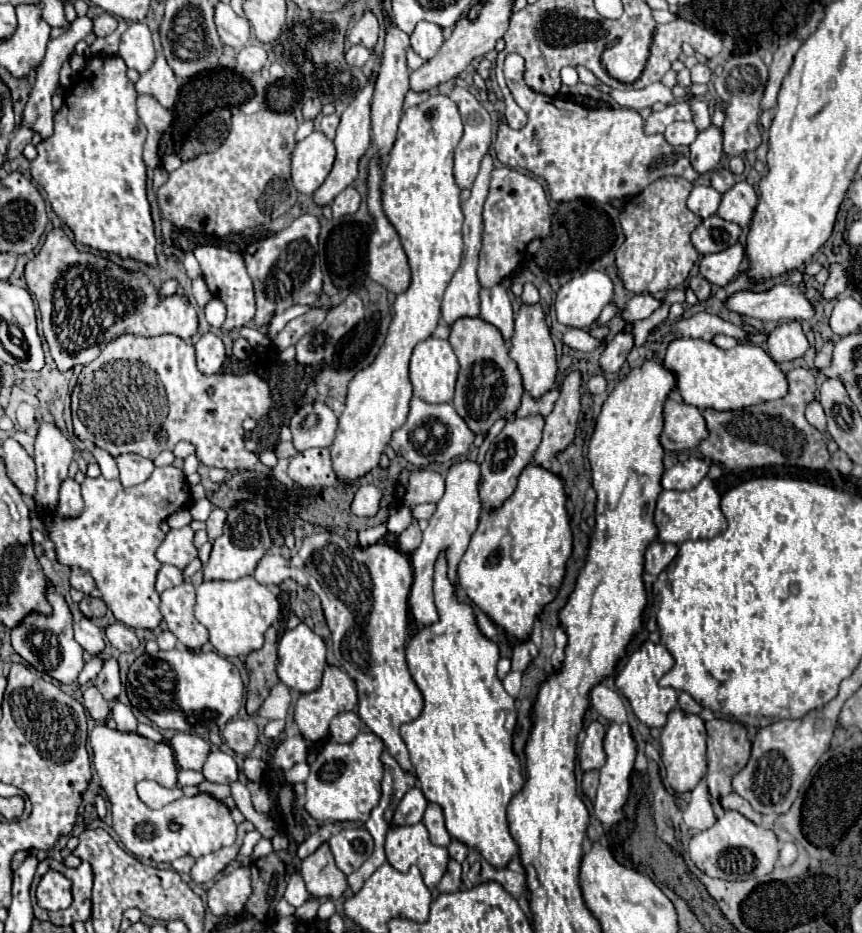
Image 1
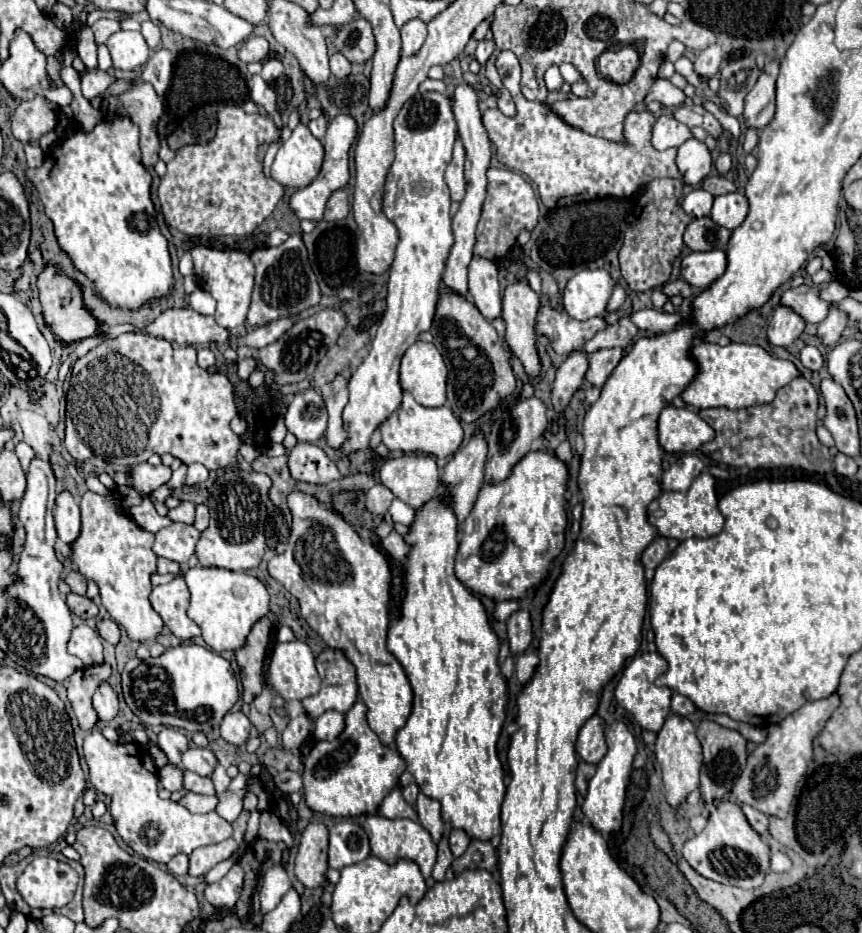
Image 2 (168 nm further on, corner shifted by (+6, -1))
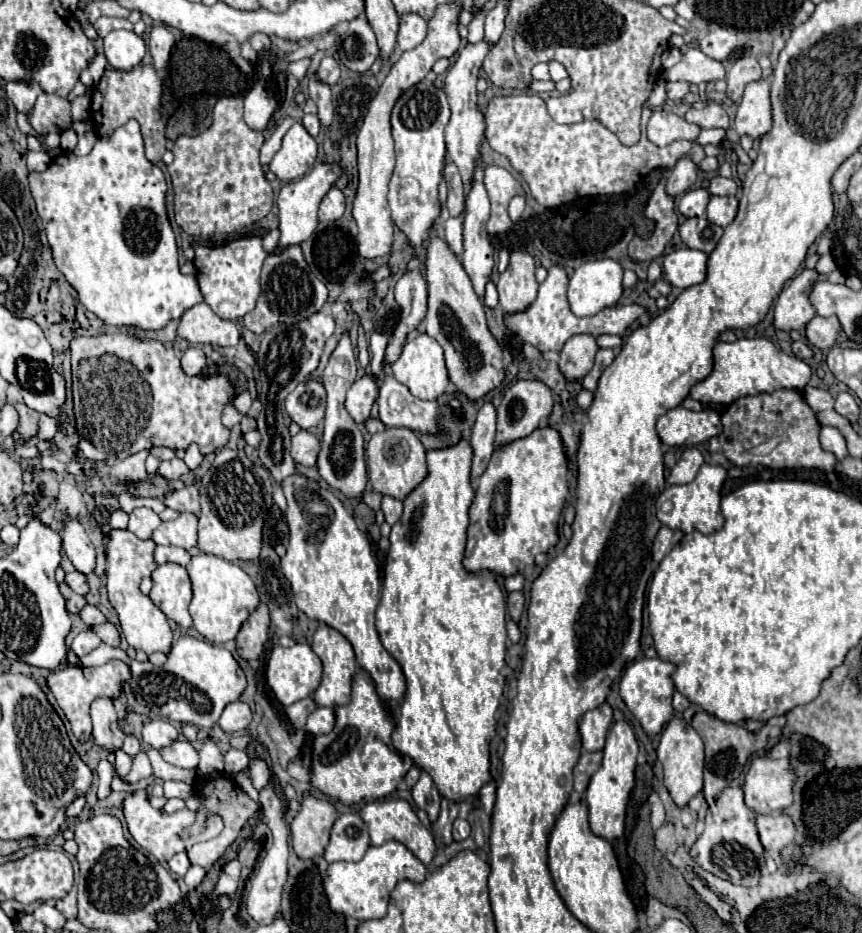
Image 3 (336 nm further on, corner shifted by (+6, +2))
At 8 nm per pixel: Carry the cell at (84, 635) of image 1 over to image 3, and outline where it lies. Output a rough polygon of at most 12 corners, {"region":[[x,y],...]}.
{"region":[[92,629],[80,631],[70,649],[78,657],[102,643]]}

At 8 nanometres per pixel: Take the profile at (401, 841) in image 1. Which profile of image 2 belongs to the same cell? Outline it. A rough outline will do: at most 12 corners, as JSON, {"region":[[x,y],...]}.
{"region":[[366,818],[372,854],[414,860],[424,878],[436,862],[430,832],[408,818]]}

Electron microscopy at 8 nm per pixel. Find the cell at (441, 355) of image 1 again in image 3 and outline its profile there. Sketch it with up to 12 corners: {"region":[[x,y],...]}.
{"region":[[426,333],[392,373],[422,401],[448,387],[442,347]]}

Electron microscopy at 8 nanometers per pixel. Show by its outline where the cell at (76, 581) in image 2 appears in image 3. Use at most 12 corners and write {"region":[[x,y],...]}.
{"region":[[66,573],[66,583],[78,595],[88,593],[86,575]]}

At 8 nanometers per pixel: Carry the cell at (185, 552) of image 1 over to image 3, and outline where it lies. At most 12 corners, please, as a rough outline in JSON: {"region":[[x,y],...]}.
{"region":[[180,513],[154,531],[156,545],[196,547],[196,515]]}

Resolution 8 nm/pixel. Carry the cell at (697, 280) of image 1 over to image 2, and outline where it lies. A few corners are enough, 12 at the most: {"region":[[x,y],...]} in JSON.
{"region":[[684,280],[664,284],[662,292],[668,298],[680,294],[682,298],[692,296]]}

